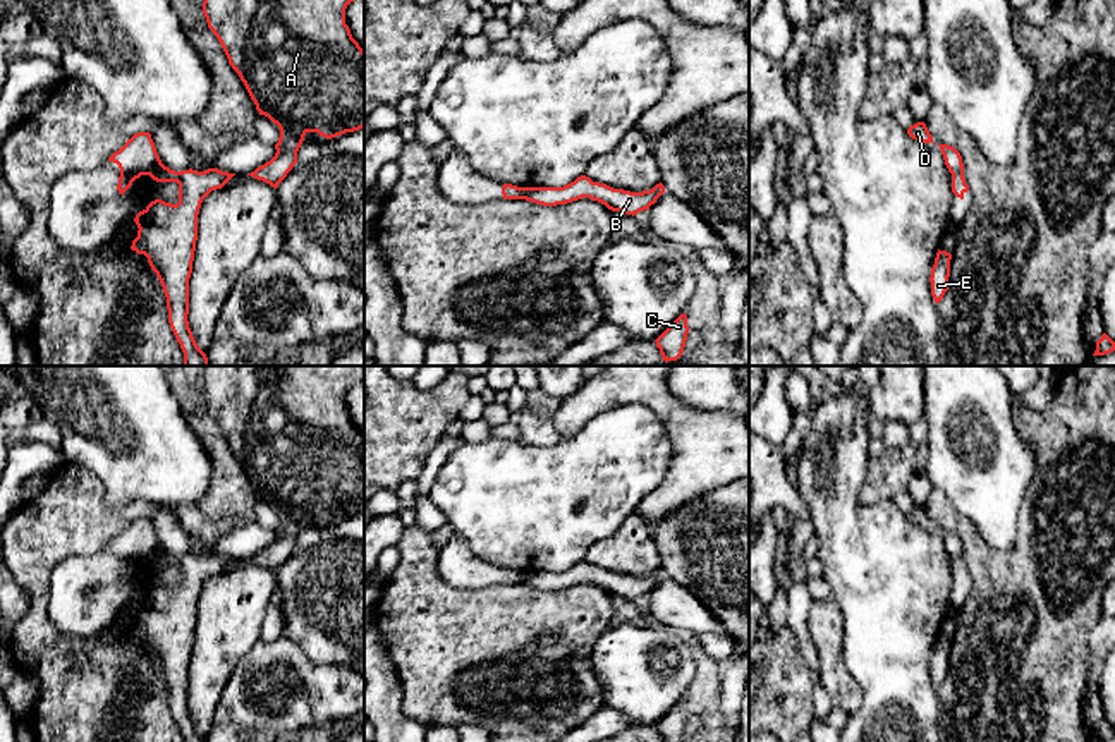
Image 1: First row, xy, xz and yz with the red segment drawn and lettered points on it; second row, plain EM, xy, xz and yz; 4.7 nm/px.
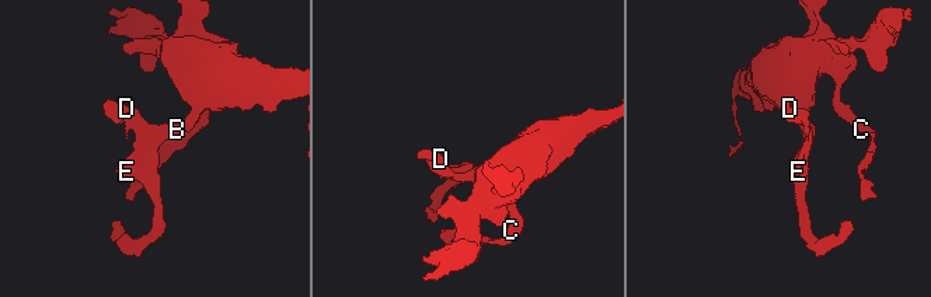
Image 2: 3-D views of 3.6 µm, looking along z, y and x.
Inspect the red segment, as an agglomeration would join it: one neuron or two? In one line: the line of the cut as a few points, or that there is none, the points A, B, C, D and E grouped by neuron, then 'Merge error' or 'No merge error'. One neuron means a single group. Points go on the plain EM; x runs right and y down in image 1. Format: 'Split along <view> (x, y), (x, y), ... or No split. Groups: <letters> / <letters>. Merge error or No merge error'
No split. Groups: A B C D E. No merge error

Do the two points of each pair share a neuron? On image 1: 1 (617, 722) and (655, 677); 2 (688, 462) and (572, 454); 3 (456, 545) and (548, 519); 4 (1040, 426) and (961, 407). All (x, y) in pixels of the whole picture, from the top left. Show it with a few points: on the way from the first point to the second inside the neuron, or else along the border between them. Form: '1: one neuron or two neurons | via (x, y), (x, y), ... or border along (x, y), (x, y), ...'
1: two neurons | border along (605, 705), (617, 710), (629, 723)
2: two neurons | border along (662, 421), (672, 462), (648, 495)
3: two neurons | border along (454, 535), (476, 557), (497, 565)
4: two neurons | border along (1014, 399), (1012, 425), (1036, 454)

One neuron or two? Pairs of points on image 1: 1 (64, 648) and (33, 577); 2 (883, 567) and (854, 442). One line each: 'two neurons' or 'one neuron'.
1: one neuron
2: one neuron

